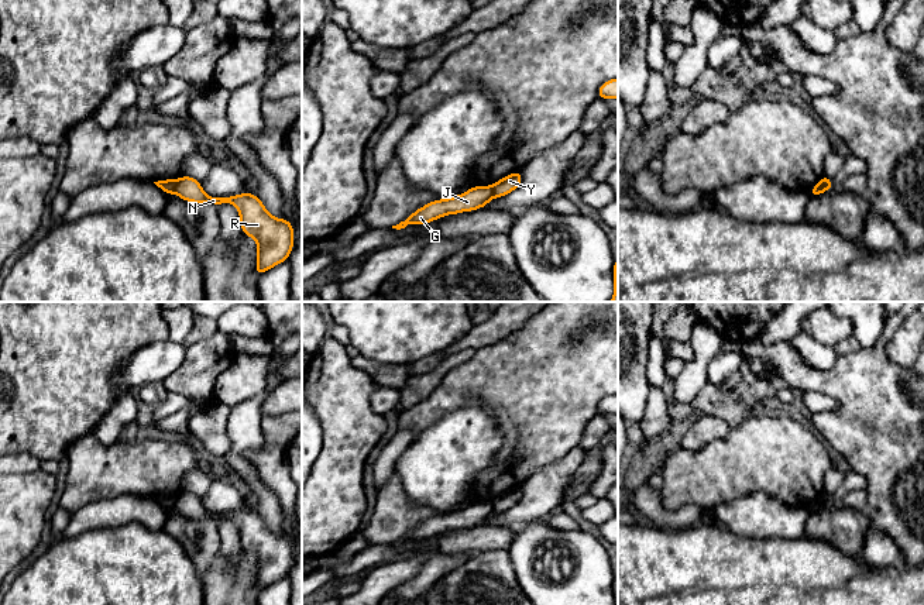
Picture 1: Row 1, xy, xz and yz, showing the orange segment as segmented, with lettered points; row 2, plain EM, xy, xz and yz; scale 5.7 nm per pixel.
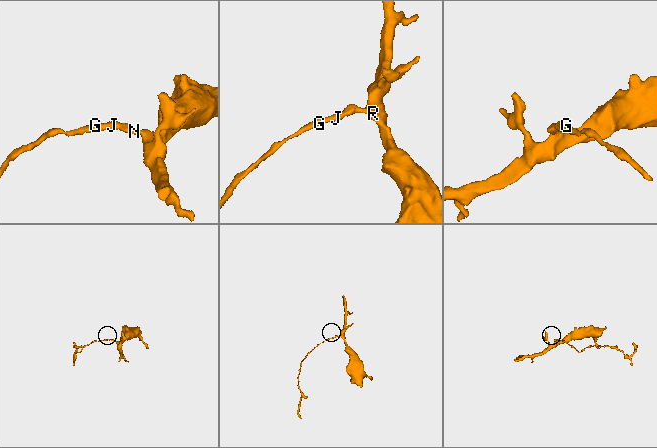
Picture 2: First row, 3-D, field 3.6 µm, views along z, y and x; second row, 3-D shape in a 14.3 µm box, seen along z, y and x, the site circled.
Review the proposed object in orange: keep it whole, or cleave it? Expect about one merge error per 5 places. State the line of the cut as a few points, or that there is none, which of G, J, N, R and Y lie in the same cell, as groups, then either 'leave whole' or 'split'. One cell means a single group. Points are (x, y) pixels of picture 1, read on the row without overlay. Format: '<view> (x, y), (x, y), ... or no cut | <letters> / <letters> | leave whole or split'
xy (178, 495), (172, 508) | G J / N R Y | split

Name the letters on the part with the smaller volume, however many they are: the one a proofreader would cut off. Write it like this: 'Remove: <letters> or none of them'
Remove: G, J

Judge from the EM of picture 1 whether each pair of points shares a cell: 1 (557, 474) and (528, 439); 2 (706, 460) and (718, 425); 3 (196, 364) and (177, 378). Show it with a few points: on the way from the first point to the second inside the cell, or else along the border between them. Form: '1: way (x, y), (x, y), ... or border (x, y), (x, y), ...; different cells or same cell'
1: border (576, 446), (562, 457), (545, 464), (522, 484); different cells
2: border (731, 429), (724, 437), (698, 449), (680, 447); different cells
3: way (192, 368), (181, 378); same cell

